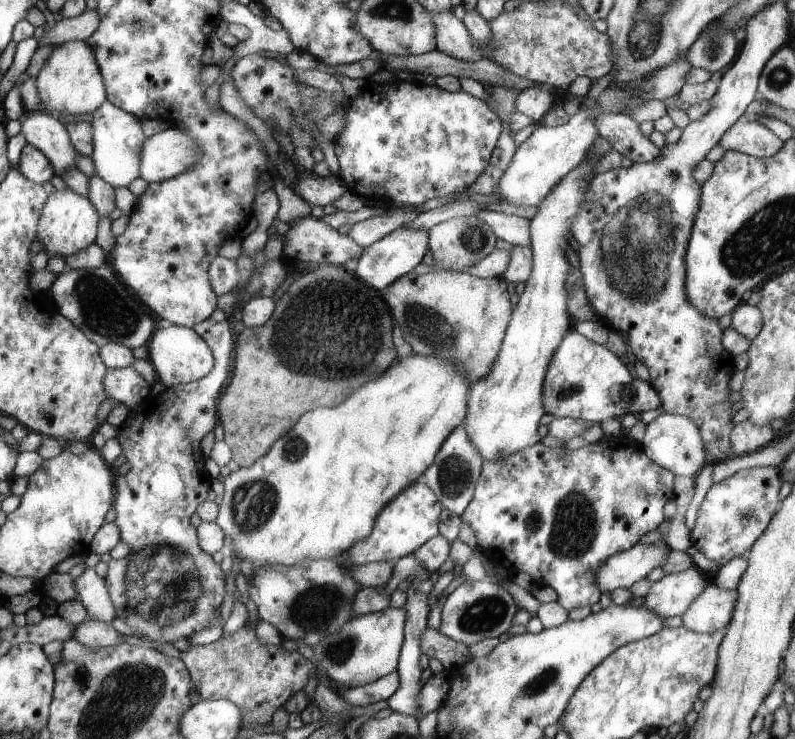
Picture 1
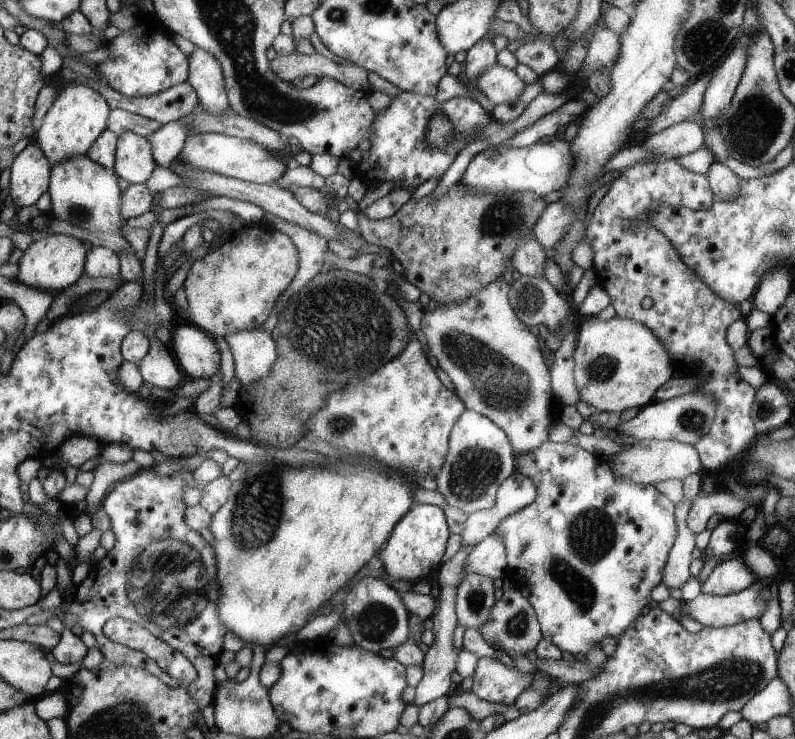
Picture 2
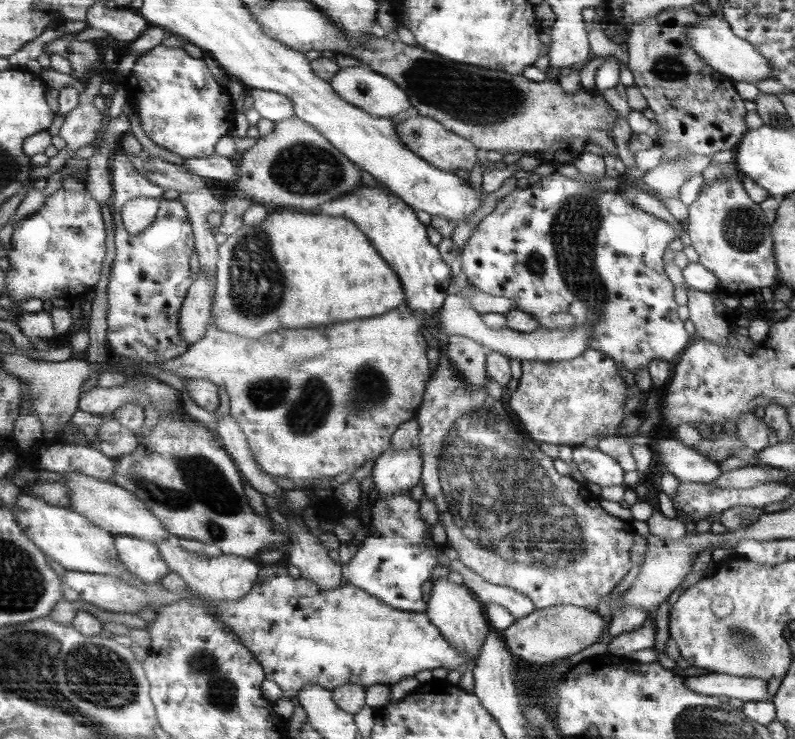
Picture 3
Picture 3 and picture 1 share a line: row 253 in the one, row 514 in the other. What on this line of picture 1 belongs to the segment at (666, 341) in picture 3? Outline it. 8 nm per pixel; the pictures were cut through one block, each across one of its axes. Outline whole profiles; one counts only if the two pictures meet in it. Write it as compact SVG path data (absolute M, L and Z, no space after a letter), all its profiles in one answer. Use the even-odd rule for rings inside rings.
M623 434L616 437L602 438L594 444L585 444L577 450L566 450L563 447L548 448L541 442L537 442L511 457L498 462L483 462L480 470L480 477L476 484L476 490L472 497L472 502L467 506L460 519L467 524L473 532L476 547L482 552L483 556L493 564L497 564L509 573L526 572L529 574L535 587L549 586L556 593L555 604L561 606L565 612L573 608L591 606L599 600L601 595L600 586L597 584L597 573L605 561L613 554L621 554L624 550L629 550L637 544L639 536L653 530L661 520L663 520L663 504L672 499L675 493L676 477L656 466L647 455L639 443L632 442Z

